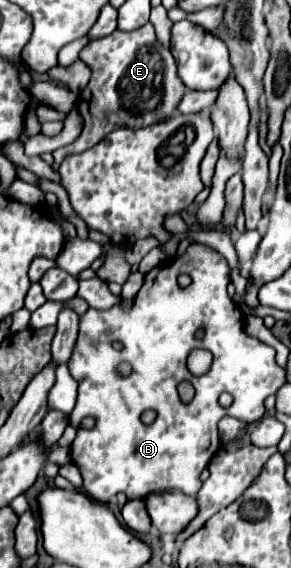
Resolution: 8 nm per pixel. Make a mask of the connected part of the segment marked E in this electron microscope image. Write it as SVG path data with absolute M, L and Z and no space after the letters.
M145 23L135 31L117 29L107 37L91 41L91 45L81 51L81 61L91 67L91 81L85 91L81 91L77 105L83 117L83 131L77 141L67 145L65 149L53 151L53 170L58 170L61 161L69 153L83 153L91 149L115 129L141 129L169 119L177 111L187 91L177 73L171 51L157 43L151 23Z

